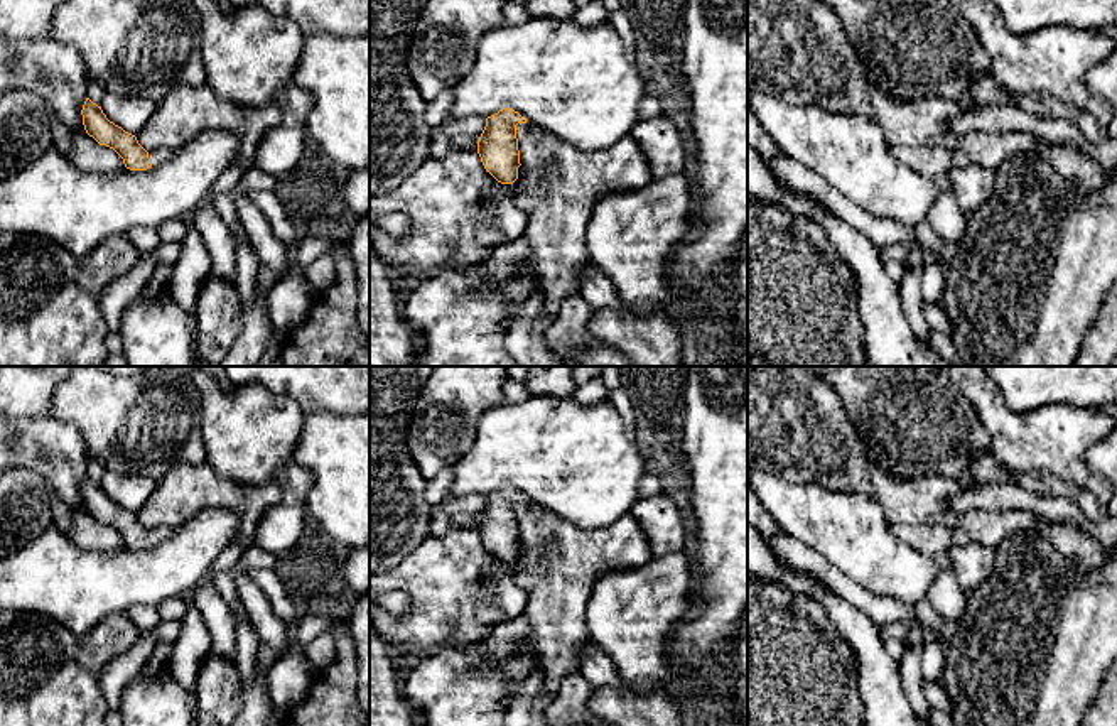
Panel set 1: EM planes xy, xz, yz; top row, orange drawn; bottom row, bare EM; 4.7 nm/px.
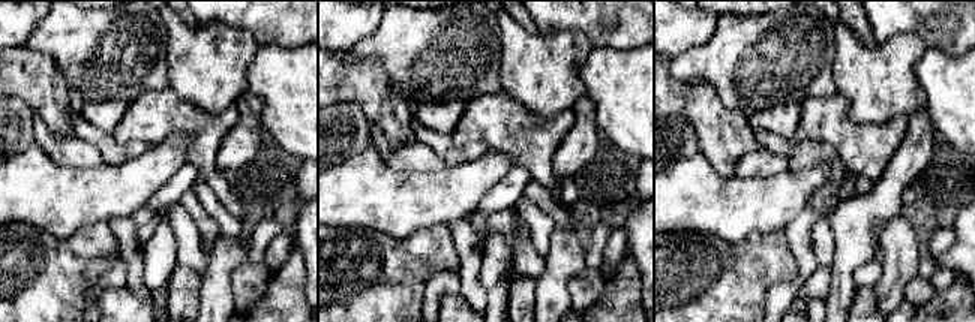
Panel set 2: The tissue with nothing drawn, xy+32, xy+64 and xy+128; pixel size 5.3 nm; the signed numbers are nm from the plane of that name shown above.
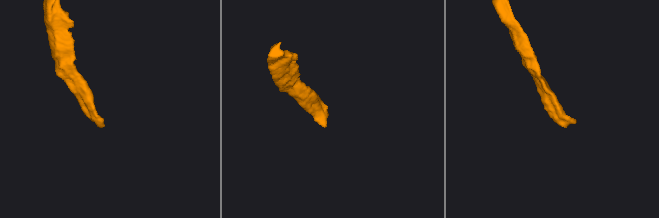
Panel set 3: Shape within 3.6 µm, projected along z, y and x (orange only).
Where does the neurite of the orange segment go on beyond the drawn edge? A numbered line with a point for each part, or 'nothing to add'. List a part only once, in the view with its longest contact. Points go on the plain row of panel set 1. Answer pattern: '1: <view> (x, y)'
1: xy (157, 534)

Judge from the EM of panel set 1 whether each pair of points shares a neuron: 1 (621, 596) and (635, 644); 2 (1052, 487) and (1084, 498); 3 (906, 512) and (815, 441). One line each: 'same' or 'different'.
1: same
2: same
3: same

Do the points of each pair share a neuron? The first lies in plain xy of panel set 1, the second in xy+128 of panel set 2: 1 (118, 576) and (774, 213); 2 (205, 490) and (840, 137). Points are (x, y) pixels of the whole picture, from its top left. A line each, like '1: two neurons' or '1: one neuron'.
1: one neuron
2: one neuron

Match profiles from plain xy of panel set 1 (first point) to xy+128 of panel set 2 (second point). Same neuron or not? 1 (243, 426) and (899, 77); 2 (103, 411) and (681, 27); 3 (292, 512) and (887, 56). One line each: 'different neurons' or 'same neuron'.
1: same neuron
2: different neurons
3: different neurons

